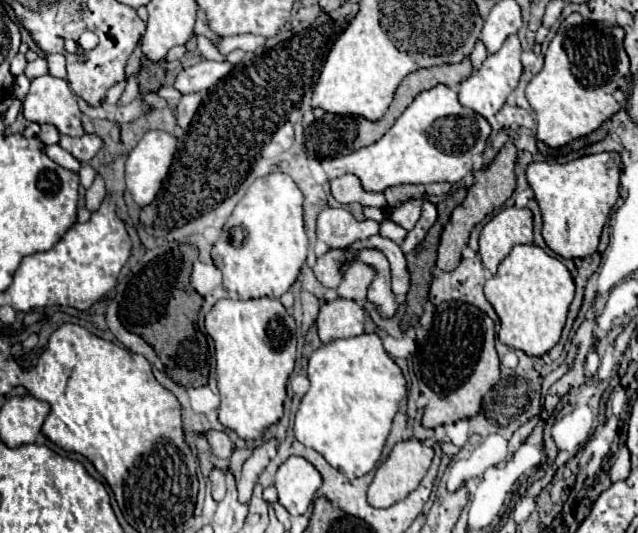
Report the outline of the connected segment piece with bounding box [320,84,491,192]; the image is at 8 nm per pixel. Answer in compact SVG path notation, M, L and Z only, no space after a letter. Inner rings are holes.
M435 86L421 92L413 104L397 118L391 130L373 146L355 150L347 156L320 159L329 180L347 172L359 176L367 192L383 192L399 184L429 184L429 182L459 182L473 170L473 156L485 150L491 134L489 122L469 108L461 108L457 92L449 86Z

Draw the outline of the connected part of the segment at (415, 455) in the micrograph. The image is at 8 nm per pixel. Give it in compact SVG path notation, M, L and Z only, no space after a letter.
M405 440L405 442L397 442L395 448L391 450L389 458L377 468L375 478L367 490L367 500L371 506L375 508L389 508L391 504L403 500L407 494L411 494L419 482L423 480L423 476L427 474L431 460L433 460L433 448L425 446L419 440Z

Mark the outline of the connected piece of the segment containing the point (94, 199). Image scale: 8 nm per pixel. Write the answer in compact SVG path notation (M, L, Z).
M101 176L95 178L95 182L93 182L93 186L87 190L85 198L87 198L87 210L89 210L89 212L95 212L95 210L101 206L101 202L103 202L103 198L105 198L105 184L103 184Z

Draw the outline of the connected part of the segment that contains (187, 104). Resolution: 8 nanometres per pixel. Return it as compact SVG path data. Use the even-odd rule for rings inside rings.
M185 94L181 98L181 102L177 106L177 114L175 114L177 116L177 124L181 128L187 128L191 124L191 120L193 120L199 104L201 104L201 96L199 94Z

